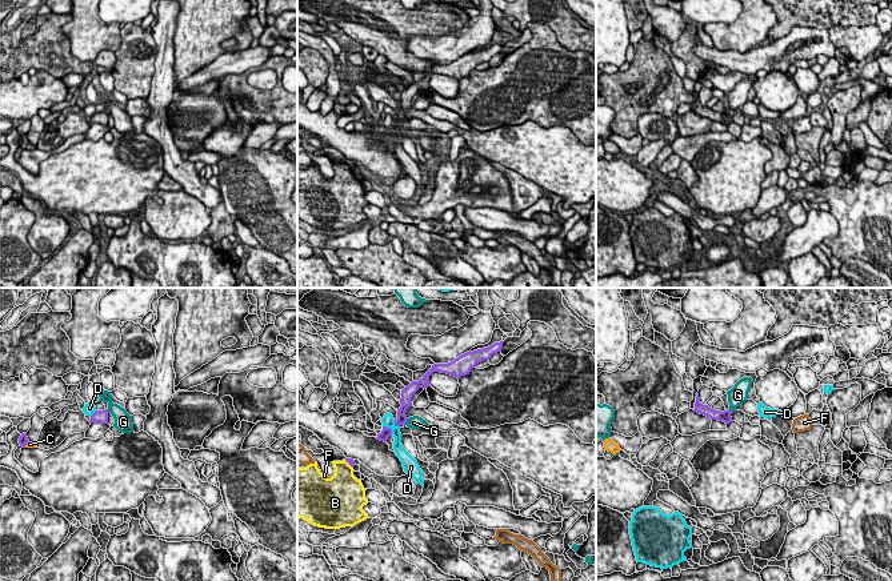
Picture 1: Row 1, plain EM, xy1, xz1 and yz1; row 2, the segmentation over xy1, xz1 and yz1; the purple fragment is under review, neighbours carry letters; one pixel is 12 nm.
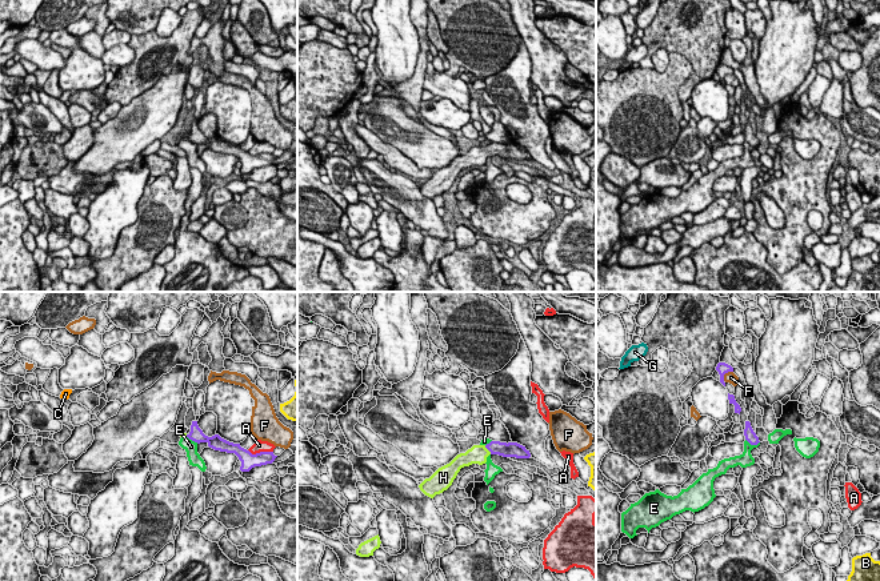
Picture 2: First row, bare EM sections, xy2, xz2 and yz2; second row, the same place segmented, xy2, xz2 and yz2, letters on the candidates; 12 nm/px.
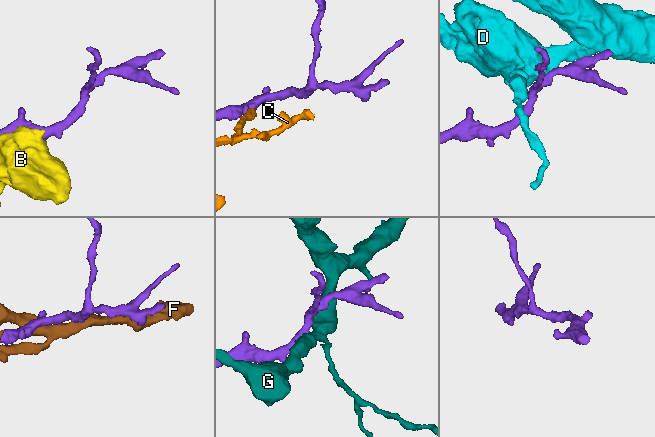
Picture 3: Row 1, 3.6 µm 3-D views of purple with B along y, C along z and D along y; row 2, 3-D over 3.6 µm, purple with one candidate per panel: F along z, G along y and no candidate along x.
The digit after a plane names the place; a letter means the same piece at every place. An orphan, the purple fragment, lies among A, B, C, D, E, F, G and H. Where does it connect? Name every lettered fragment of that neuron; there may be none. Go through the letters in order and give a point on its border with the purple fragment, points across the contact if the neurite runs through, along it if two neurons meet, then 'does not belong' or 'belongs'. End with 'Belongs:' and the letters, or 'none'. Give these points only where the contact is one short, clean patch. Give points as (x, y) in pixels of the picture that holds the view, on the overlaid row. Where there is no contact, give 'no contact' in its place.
A: xy2 (260, 452) | along xy2 (248, 449), (252, 453), (272, 452) | does not belong
B: xz1 (348, 463) | along xz1 (344, 460), (352, 468) | does not belong
C: xy1 (27, 443) | along xy1 (28, 440), (24, 447) | does not belong
D: xz1 (390, 428) | along xz1 (383, 425), (388, 427), (392, 435) | does not belong
E: yz2 (752, 444) | along yz2 (746, 439), (751, 444), (759, 443) | does not belong
F: yz2 (726, 372) | does not belong
G: xz1 (406, 421) | along xz1 (407, 419), (404, 424) | does not belong
H: xz2 (487, 448) | across xz2 (504, 449), (487, 448), (478, 453) | belongs
Belongs: H

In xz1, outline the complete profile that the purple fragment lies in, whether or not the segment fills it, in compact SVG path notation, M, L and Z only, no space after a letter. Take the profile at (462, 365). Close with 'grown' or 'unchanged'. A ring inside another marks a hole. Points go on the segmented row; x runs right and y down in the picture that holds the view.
M495 342L488 348L477 349L473 352L467 352L453 361L448 364L433 364L432 368L419 380L412 381L408 386L405 386L401 390L401 398L400 398L400 409L397 410L397 418L395 420L395 426L405 425L407 416L405 412L409 406L412 406L412 396L420 389L420 388L428 388L429 385L429 376L433 372L447 373L451 376L455 376L460 378L461 376L469 374L471 369L475 368L479 362L484 360L489 360L493 353L501 352L503 342Z; unchanged

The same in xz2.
M491 441L487 445L473 445L465 453L457 454L449 464L439 468L429 478L425 478L420 485L420 490L433 498L436 494L447 490L461 468L472 464L483 465L489 454L503 457L529 458L531 453L525 446L517 442Z; grown

